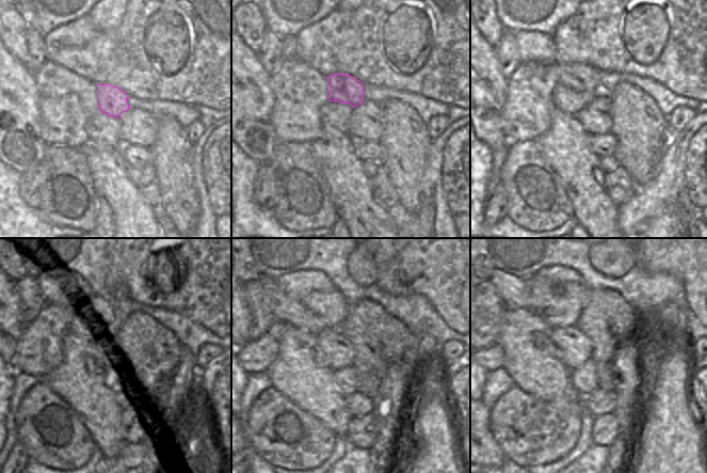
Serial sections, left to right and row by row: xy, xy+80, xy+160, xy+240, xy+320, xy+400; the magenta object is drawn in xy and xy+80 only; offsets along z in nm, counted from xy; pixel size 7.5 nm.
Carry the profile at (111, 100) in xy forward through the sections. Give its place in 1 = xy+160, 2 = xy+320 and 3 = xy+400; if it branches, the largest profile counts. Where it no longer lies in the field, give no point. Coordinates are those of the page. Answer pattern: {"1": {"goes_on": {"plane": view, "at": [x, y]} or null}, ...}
{"1": {"goes_on": {"plane": "xy+160", "at": [579, 77]}}, "2": {"goes_on": {"plane": "xy+320", "at": [331, 308]}}, "3": {"goes_on": {"plane": "xy+400", "at": [559, 303]}}}

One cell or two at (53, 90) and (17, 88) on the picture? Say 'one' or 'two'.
two

